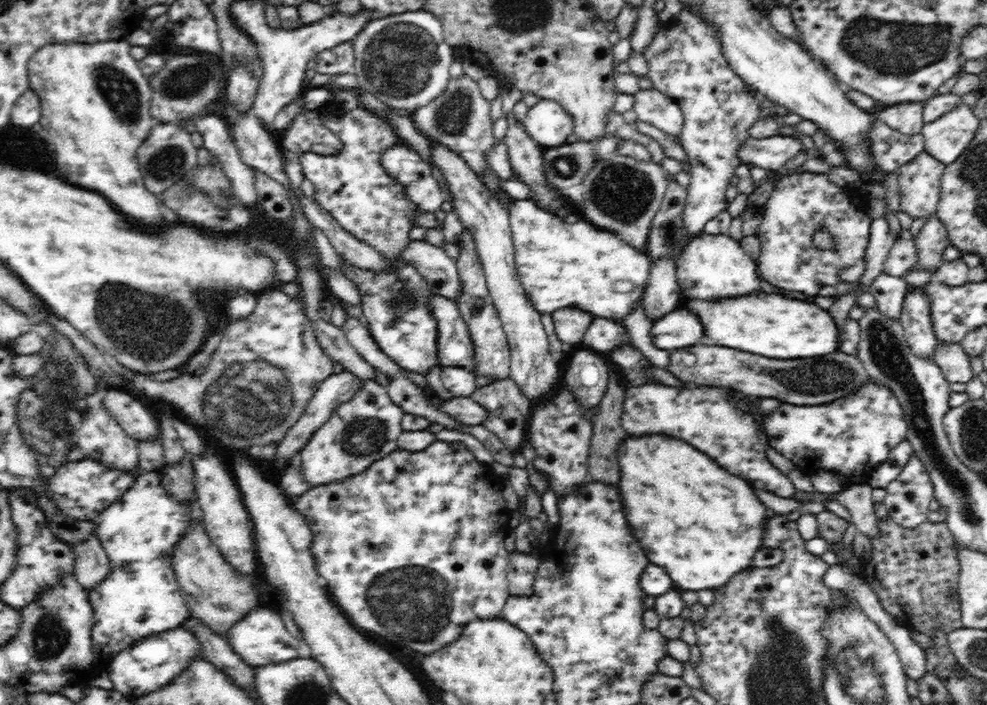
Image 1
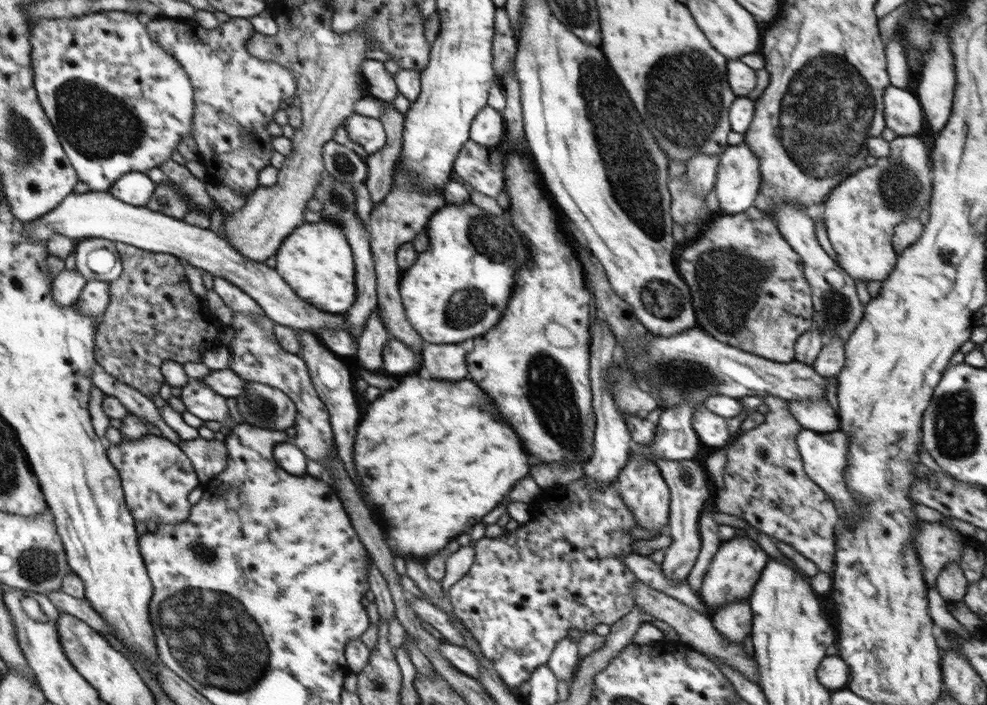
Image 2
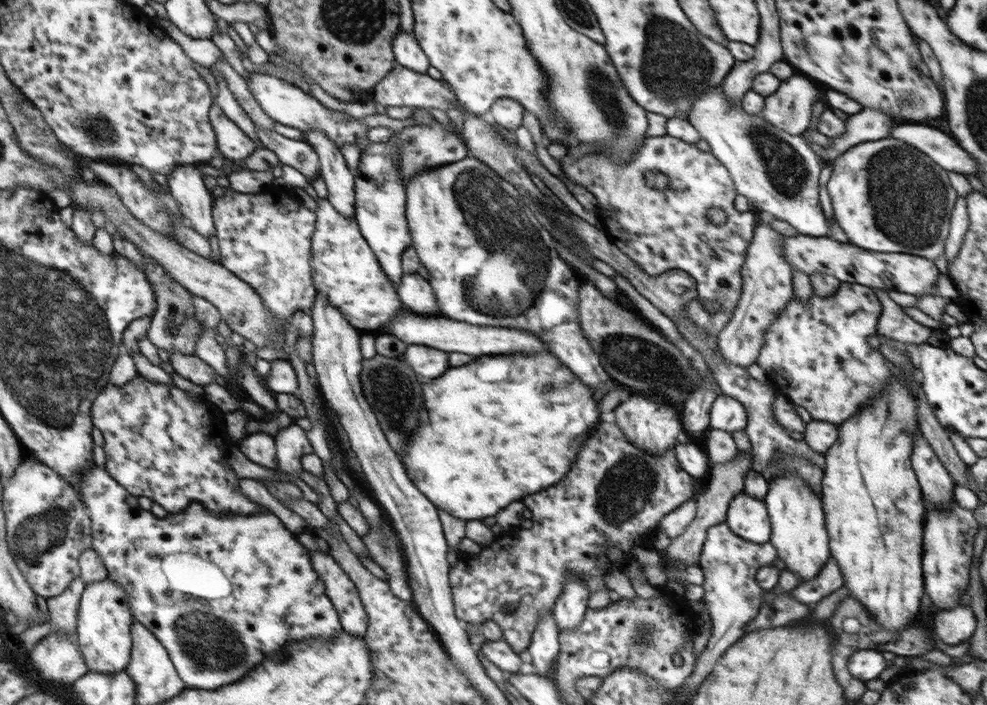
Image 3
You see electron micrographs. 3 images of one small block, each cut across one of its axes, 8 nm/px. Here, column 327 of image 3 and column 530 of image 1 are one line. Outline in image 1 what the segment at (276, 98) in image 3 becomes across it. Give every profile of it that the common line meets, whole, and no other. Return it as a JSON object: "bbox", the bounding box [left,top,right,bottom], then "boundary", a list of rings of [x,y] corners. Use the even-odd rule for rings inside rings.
{"bbox":[522,99,575,149],"boundary":[[[540,99],[530,107],[522,123],[542,149],[563,145],[575,128],[573,118],[552,99]]]}

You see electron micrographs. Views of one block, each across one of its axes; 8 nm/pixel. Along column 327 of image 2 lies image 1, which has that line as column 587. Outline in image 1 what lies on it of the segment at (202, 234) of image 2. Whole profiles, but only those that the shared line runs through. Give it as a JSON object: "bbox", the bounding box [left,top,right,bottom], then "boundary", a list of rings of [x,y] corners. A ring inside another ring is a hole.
{"bbox":[552,307,593,348],"boundary":[[[564,307],[552,314],[554,330],[565,347],[576,348],[581,342],[593,315],[579,308]]]}

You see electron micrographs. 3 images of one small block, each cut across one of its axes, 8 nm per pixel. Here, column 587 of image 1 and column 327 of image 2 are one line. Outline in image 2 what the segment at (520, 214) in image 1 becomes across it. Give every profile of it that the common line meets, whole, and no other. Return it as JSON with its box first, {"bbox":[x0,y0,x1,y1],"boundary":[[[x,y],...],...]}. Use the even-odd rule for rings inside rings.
{"bbox":[275,220,356,314],"boundary":[[[322,220],[291,231],[277,250],[275,269],[296,295],[321,311],[343,314],[356,302],[353,252],[339,225]]]}

